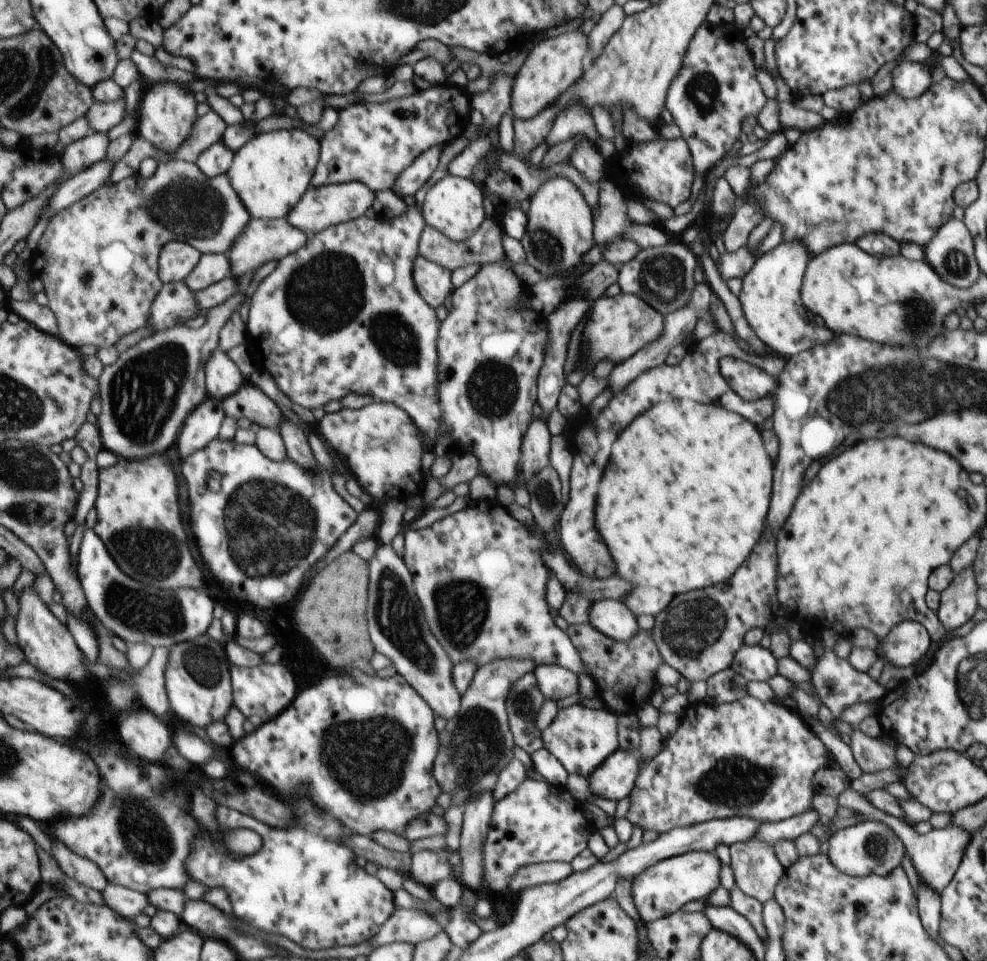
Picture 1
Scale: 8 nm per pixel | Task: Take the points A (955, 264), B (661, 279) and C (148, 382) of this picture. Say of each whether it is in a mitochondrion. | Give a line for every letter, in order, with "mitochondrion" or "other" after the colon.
A: mitochondrion
B: mitochondrion
C: mitochondrion

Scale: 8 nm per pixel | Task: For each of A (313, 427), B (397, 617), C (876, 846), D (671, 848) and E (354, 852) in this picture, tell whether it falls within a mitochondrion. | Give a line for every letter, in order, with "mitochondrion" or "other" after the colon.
A: other
B: mitochondrion
C: mitochondrion
D: other
E: other

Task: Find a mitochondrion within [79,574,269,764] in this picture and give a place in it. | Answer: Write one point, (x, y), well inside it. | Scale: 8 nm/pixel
(145, 611)

